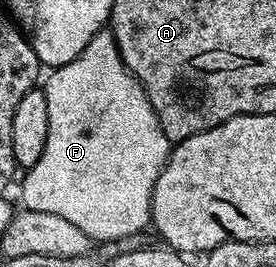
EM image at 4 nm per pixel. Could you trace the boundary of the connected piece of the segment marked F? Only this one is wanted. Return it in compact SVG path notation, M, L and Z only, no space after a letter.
M105 28L97 32L90 40L90 44L86 44L86 48L82 48L82 52L78 52L78 56L74 56L74 60L70 60L70 64L57 66L49 74L52 75L49 76L48 83L46 83L46 78L42 89L46 96L46 112L50 112L50 132L46 132L46 148L42 148L42 156L39 158L38 164L27 167L25 174L28 175L25 176L24 183L20 186L20 198L24 201L23 209L34 212L51 212L54 216L62 216L62 220L82 228L82 232L86 232L96 244L113 242L122 236L132 236L147 231L152 221L154 184L158 184L158 176L168 163L168 155L172 152L173 143L169 142L166 132L162 132L162 124L158 124L158 116L154 112L142 84L126 68L111 29Z

